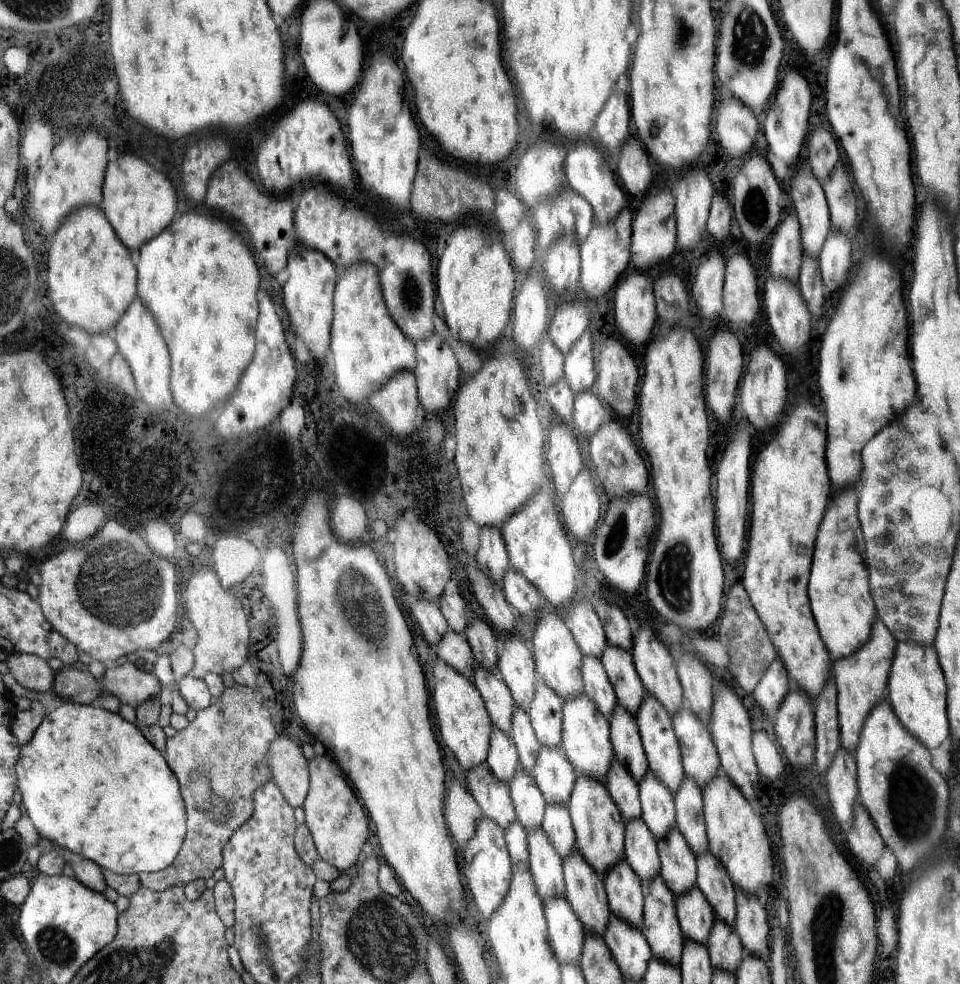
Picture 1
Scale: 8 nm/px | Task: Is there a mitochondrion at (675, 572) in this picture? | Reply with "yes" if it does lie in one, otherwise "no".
yes

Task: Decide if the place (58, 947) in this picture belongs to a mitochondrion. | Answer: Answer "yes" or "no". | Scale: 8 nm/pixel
yes

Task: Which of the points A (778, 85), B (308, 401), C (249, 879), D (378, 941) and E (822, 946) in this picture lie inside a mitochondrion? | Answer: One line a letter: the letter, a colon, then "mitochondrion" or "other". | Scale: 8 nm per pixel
A: other
B: other
C: other
D: mitochondrion
E: mitochondrion

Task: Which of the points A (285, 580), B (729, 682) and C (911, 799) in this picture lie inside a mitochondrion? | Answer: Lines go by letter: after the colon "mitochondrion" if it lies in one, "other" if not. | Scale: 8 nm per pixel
A: other
B: other
C: mitochondrion

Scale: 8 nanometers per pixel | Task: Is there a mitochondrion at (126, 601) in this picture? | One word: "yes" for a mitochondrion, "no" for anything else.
yes

